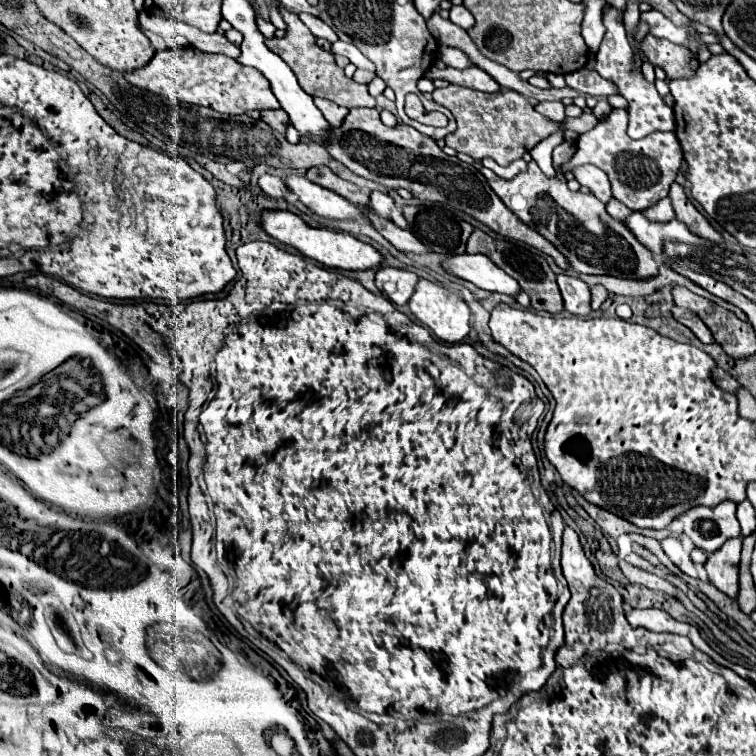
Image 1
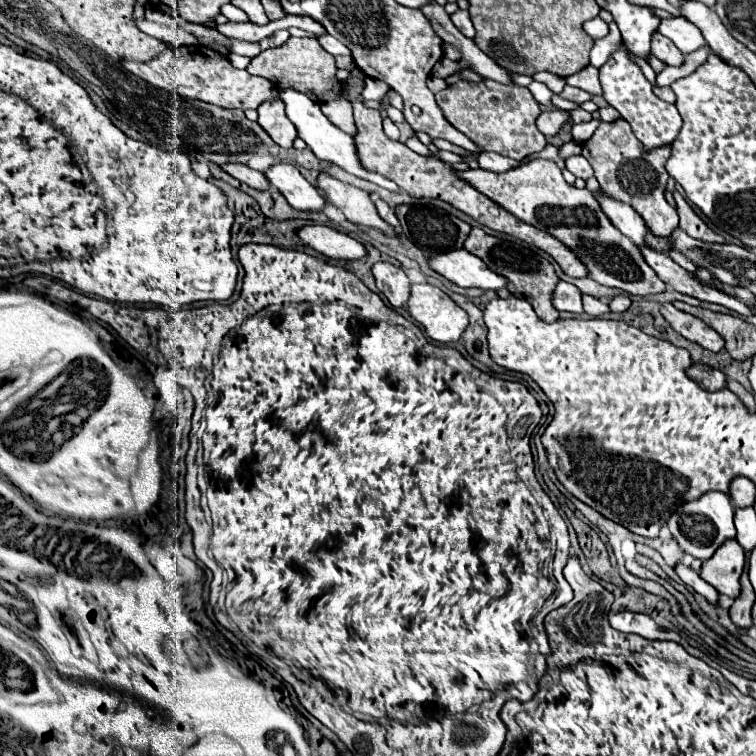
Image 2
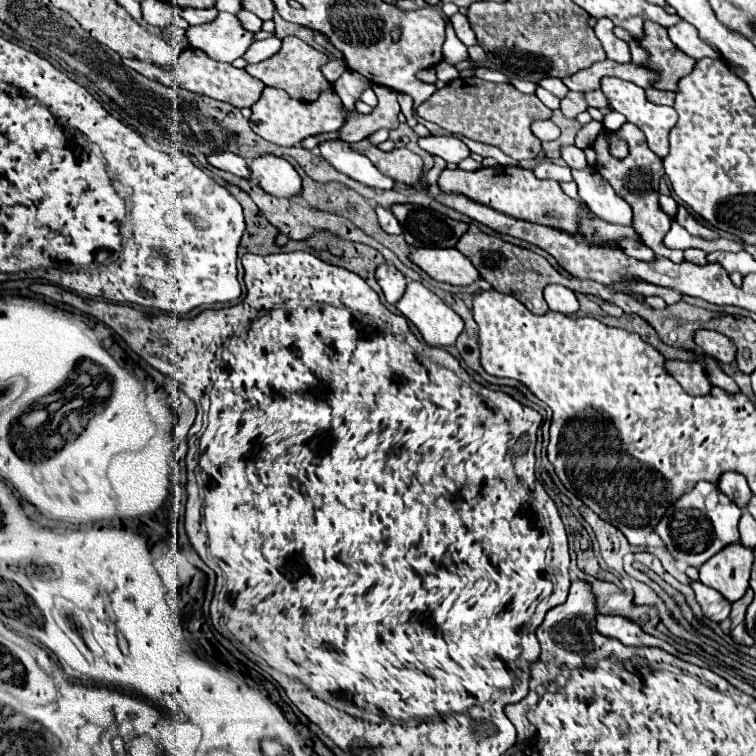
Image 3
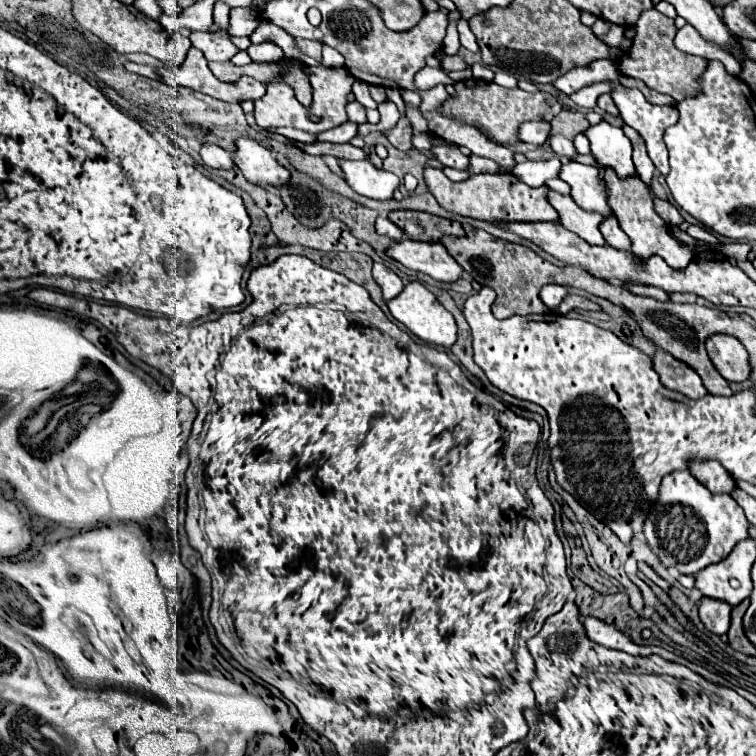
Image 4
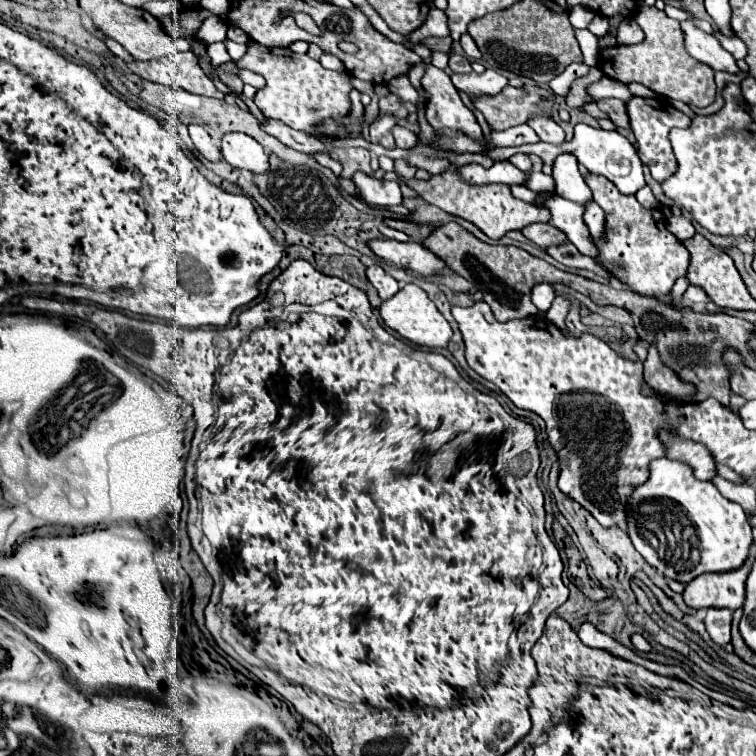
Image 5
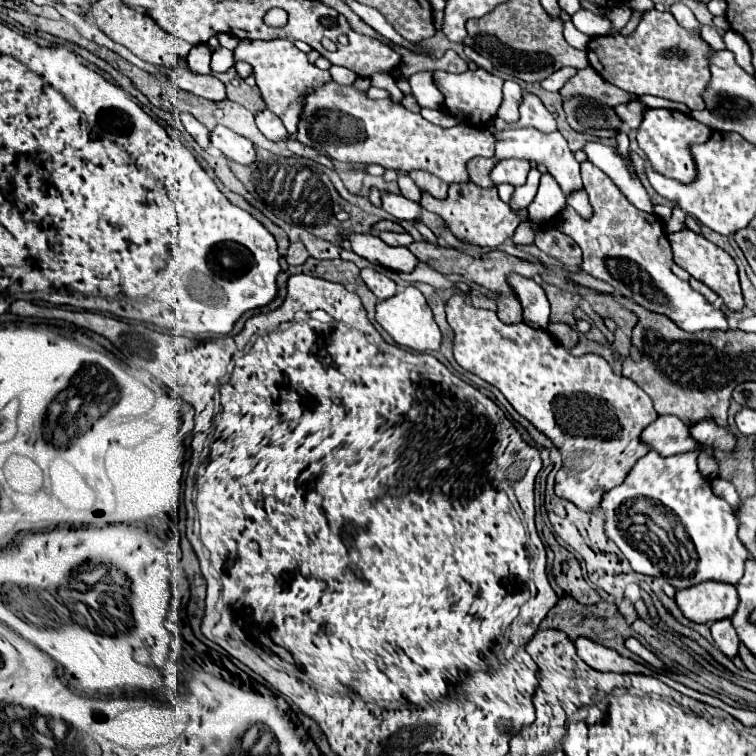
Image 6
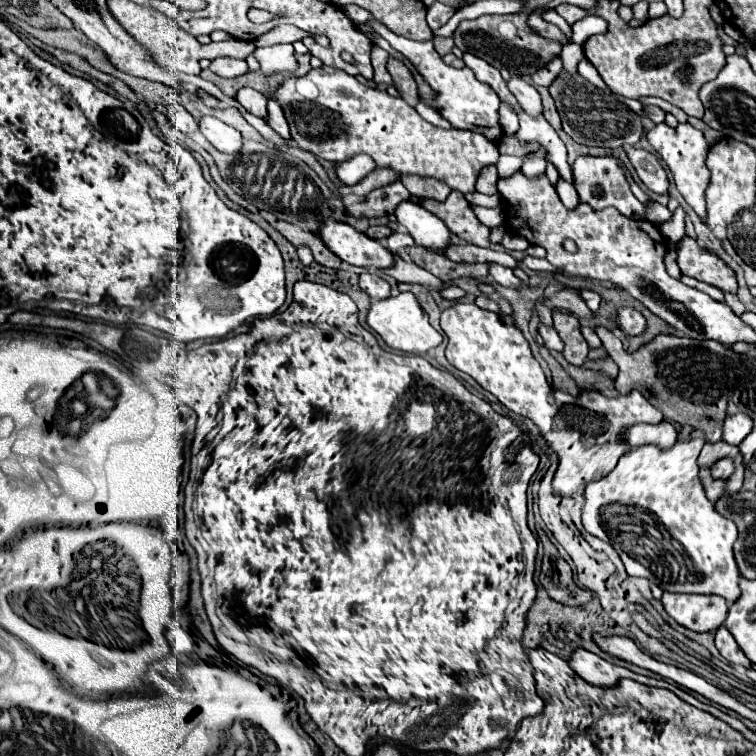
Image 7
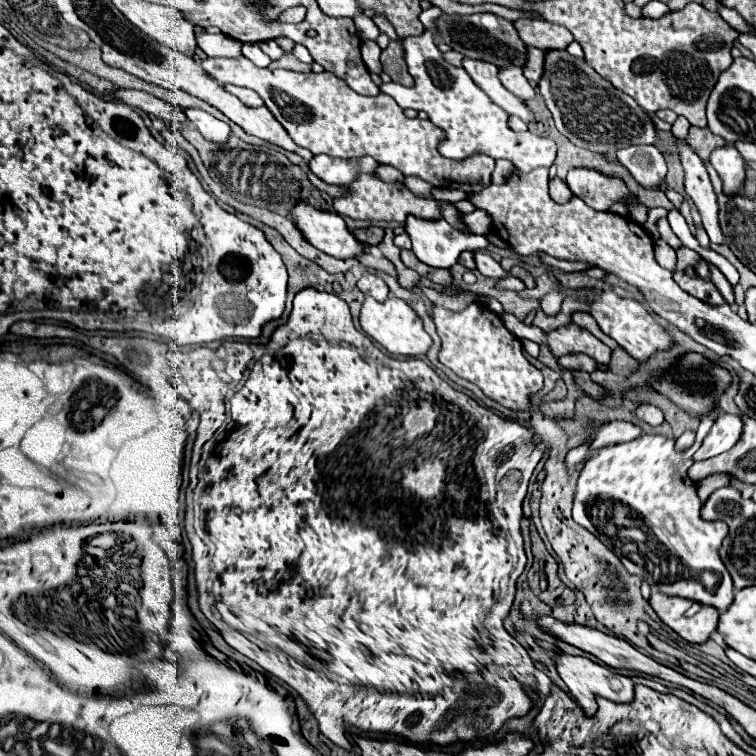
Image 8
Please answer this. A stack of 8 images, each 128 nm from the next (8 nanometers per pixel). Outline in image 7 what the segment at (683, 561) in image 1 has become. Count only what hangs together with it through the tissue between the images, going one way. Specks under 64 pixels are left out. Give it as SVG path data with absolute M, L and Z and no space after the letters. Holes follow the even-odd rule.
M720 626L716 630L716 648L720 650L720 654L730 662L730 664L738 664L744 668L750 668L750 660L746 658L746 654L740 650L740 646L736 644L736 640L732 638L732 634L728 632L726 626Z

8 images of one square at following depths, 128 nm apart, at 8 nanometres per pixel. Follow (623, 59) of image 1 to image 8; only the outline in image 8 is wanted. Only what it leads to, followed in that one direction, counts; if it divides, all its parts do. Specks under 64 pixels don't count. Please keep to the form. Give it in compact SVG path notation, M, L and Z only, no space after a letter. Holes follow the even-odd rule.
M676 140L676 148L680 152L680 162L684 168L684 190L696 204L704 230L710 236L710 242L720 244L722 232L718 226L718 202L716 202L716 192L712 188L706 164L690 148L690 144L686 140Z

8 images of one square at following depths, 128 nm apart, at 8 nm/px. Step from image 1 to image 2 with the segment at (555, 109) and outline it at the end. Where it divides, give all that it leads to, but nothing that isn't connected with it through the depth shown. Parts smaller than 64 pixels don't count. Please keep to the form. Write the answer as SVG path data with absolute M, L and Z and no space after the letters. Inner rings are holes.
M544 110L544 112L538 116L536 126L538 126L540 132L544 132L546 138L550 138L550 136L558 134L558 130L560 130L560 126L562 126L564 122L566 122L564 112L548 112L548 110Z

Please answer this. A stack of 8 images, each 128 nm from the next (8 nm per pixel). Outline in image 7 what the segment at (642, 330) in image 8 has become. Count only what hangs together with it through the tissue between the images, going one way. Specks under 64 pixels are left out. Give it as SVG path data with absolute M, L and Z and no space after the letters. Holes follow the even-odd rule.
M620 308L618 310L618 328L626 336L636 336L636 334L642 334L642 330L646 328L646 320L634 308Z

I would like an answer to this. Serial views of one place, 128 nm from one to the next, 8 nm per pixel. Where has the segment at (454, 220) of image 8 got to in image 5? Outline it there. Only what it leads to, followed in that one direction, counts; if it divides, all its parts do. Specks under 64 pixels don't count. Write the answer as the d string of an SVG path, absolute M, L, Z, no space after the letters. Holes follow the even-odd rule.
M454 168L444 170L442 174L432 174L428 180L410 180L408 186L412 186L428 204L434 204L442 208L448 214L460 216L464 220L474 222L486 236L498 240L508 230L520 230L534 222L548 222L550 210L544 206L528 204L524 200L518 200L512 196L508 184L482 184L482 186L470 186L464 180L460 180L454 172Z

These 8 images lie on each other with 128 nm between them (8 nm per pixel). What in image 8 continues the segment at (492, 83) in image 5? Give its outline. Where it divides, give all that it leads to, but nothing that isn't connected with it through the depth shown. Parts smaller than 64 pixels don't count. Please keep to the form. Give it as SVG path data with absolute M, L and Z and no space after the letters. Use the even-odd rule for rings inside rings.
M424 30L422 36L408 36L402 40L402 50L410 74L414 78L414 88L404 88L398 84L382 84L380 90L392 96L402 108L424 110L432 124L446 132L446 142L440 144L440 152L446 158L466 158L474 152L490 154L492 158L506 158L522 172L530 172L538 166L550 168L556 158L556 144L550 138L536 136L528 132L528 140L520 140L520 134L508 128L508 114L500 110L486 94L480 90L464 68L454 68L442 58L442 52L434 44L434 30Z

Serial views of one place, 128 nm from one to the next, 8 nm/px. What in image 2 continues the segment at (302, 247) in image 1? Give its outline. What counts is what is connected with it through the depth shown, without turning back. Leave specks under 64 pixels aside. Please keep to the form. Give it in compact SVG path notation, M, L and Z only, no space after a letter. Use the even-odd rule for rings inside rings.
M302 226L296 230L298 238L304 242L304 246L316 250L318 254L330 258L330 260L362 260L368 256L366 248L352 238L350 234L338 232L330 226Z

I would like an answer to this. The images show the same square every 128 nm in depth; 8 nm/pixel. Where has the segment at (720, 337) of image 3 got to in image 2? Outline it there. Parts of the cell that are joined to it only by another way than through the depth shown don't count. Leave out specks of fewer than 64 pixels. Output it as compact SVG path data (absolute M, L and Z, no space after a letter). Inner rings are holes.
M662 304L660 312L664 314L664 318L670 322L670 326L680 332L684 338L700 344L702 348L710 350L710 352L720 352L724 348L724 340L720 338L720 334L716 334L708 324L704 324L700 318L680 312L674 308L674 304Z

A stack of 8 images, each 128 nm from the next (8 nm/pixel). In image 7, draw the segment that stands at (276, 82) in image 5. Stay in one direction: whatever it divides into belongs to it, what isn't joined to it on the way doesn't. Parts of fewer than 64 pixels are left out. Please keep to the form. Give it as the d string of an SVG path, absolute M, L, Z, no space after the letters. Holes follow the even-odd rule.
M278 44L270 48L256 48L254 56L260 64L260 70L265 77L278 72L290 72L298 68L296 52L292 44ZM269 100L268 102L268 124L282 136L282 138L290 138L290 130L288 130L288 120L284 118L284 110L276 100Z

